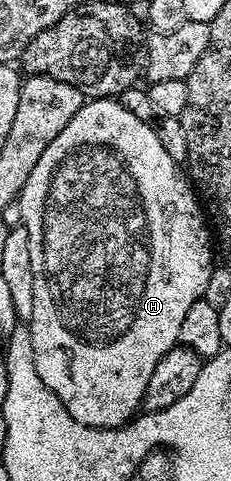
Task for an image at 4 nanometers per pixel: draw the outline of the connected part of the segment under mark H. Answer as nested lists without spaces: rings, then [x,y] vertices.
[[[115,97],[93,98],[85,101],[74,120],[46,144],[34,172],[26,176],[26,184],[18,199],[20,221],[30,236],[30,268],[34,272],[34,312],[30,319],[32,347],[34,348],[34,368],[46,384],[66,404],[66,412],[87,426],[125,426],[141,409],[146,384],[154,373],[154,364],[166,356],[178,344],[178,328],[190,308],[206,292],[206,280],[214,265],[214,238],[206,221],[206,211],[181,163],[174,161],[166,153],[166,148],[158,141],[158,136],[150,124],[138,120],[134,112],[126,109]]]

